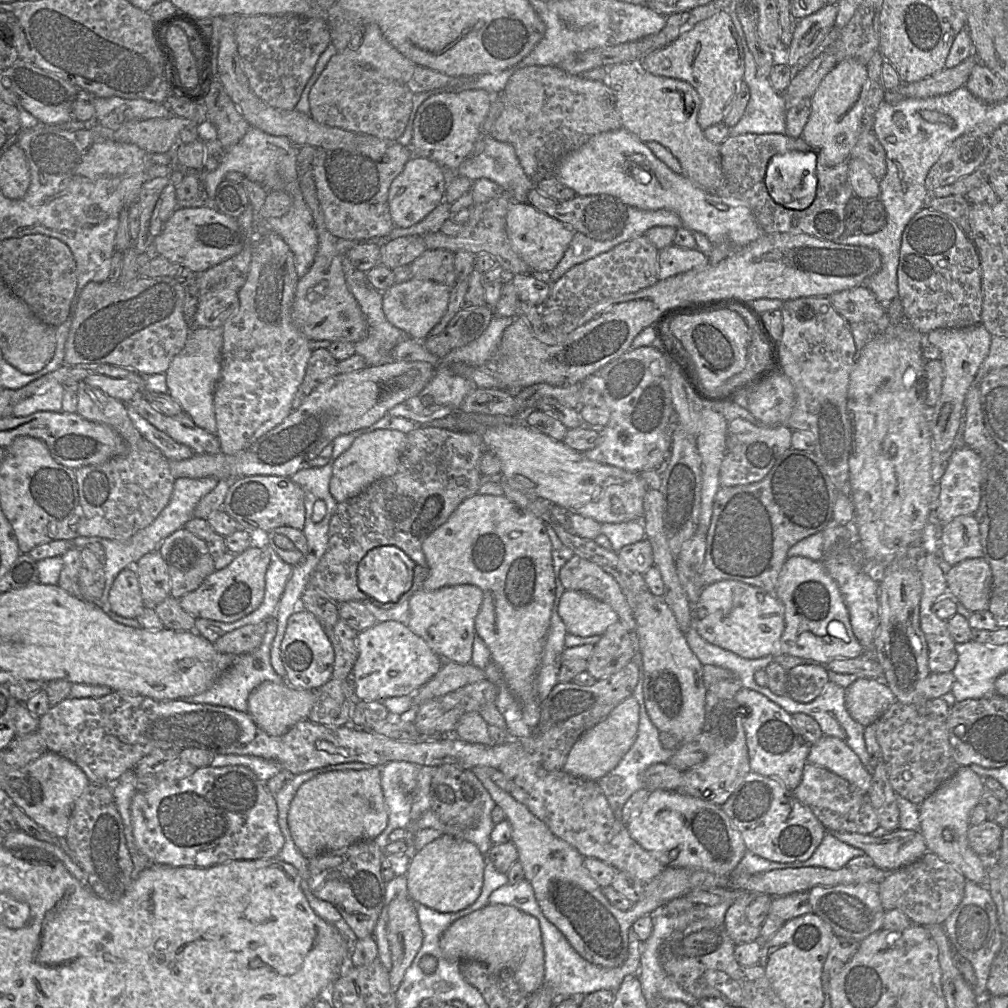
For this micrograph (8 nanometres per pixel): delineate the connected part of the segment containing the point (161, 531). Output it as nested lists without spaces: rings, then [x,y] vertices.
[[[205,477],[199,479],[178,478],[175,479],[173,492],[169,503],[161,511],[158,517],[146,528],[139,530],[133,536],[126,540],[116,541],[105,539],[102,537],[85,537],[77,536],[72,540],[73,546],[82,549],[88,547],[93,542],[99,542],[105,550],[104,572],[105,587],[103,594],[97,602],[103,609],[108,606],[109,592],[112,584],[120,571],[127,567],[135,567],[136,562],[145,554],[157,550],[162,541],[174,533],[176,530],[185,526],[185,524],[193,517],[193,512],[198,502],[208,493],[210,493],[217,485],[218,479],[215,477]]]

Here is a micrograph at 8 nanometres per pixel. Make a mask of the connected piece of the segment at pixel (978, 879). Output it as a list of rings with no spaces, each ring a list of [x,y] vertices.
[[[960,767],[955,775],[919,805],[919,819],[920,833],[925,839],[927,851],[953,865],[967,880],[988,889],[985,862],[970,847],[967,835],[972,810],[979,804],[985,790],[983,779],[980,776],[970,767]]]

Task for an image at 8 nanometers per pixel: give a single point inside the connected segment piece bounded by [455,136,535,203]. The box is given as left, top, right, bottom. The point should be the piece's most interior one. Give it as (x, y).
(498, 162)

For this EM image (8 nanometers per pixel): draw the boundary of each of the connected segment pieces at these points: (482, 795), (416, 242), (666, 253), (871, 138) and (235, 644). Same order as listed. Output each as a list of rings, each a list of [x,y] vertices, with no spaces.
[[[464,770],[463,773],[471,778],[471,781],[468,781],[468,783],[473,787],[475,795],[479,796],[480,815],[479,819],[471,828],[463,831],[457,837],[473,843],[482,855],[484,855],[488,853],[493,845],[490,835],[495,824],[491,820],[491,812],[494,809],[495,802],[472,771]]]
[[[408,235],[389,240],[380,246],[380,264],[394,270],[410,265],[427,250],[422,236]]]
[[[667,246],[658,253],[657,278],[664,280],[689,270],[707,265],[708,258],[696,248]]]
[[[863,128],[851,150],[850,158],[865,162],[878,181],[886,174],[886,153],[873,131]]]
[[[267,620],[246,625],[224,634],[213,645],[222,653],[233,655],[251,653],[261,644],[266,628]]]

